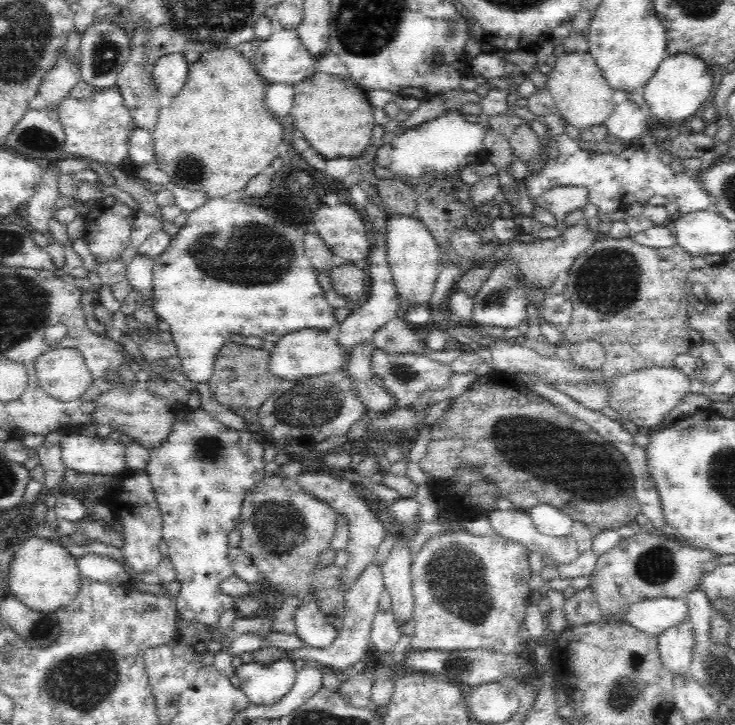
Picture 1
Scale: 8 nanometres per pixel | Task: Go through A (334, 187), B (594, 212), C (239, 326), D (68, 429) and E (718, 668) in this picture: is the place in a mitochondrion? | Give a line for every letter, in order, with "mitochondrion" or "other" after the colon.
A: other
B: other
C: other
D: other
E: mitochondrion

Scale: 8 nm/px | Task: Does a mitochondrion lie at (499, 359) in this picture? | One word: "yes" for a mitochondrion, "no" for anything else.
no

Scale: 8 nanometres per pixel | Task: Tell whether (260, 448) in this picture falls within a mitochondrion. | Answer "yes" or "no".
no

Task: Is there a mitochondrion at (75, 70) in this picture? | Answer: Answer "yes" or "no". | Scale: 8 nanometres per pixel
yes

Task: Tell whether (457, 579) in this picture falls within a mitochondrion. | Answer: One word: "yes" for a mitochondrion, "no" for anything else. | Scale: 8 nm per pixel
yes

